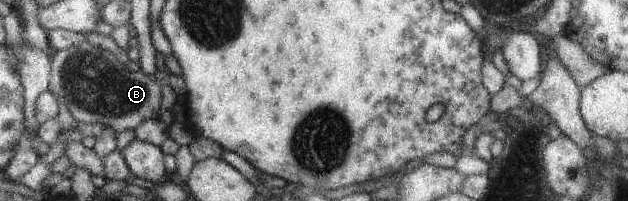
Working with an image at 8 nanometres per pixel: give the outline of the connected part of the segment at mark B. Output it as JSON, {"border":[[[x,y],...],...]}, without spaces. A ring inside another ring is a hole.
{"border":[[[86,40],[50,53],[48,90],[67,102],[67,110],[76,122],[101,124],[119,134],[123,130],[134,130],[139,121],[148,119],[159,109],[159,82],[141,70],[127,70],[124,60],[117,55]]]}

